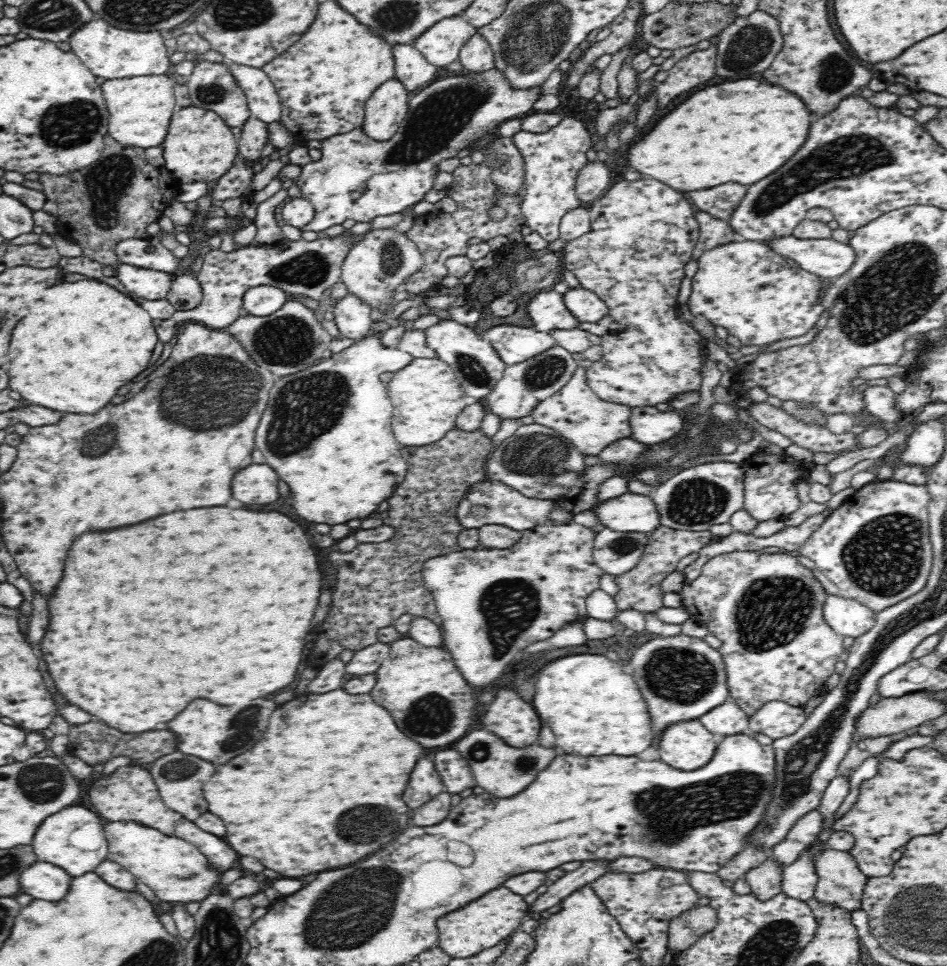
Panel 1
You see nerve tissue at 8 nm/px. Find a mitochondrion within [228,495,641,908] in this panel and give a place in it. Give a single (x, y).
(510, 606)

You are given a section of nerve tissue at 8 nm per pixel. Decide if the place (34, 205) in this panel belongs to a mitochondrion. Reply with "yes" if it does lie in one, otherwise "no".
no

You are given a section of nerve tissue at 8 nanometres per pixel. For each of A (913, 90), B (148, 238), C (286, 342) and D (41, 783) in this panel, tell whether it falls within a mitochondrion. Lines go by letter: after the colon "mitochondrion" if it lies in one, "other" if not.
A: other
B: other
C: mitochondrion
D: mitochondrion

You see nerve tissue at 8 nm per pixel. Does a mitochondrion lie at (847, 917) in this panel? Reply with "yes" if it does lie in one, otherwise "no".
no

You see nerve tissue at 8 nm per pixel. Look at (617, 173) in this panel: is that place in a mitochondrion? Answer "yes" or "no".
no

